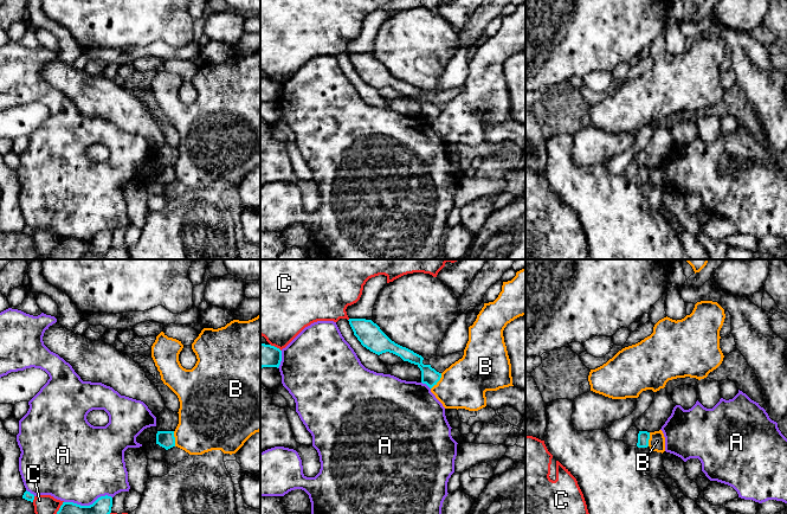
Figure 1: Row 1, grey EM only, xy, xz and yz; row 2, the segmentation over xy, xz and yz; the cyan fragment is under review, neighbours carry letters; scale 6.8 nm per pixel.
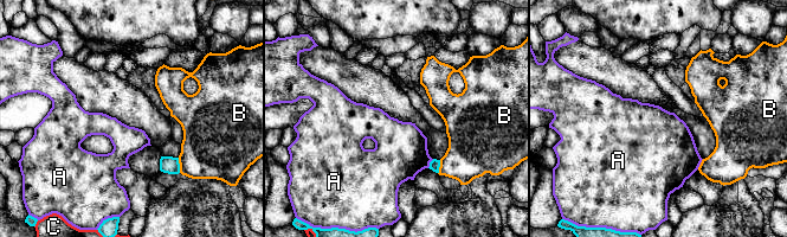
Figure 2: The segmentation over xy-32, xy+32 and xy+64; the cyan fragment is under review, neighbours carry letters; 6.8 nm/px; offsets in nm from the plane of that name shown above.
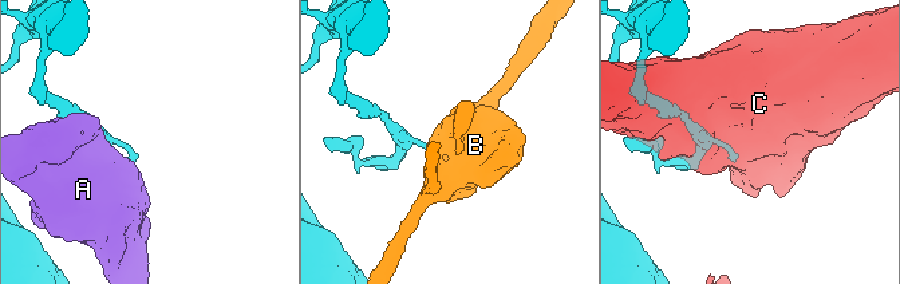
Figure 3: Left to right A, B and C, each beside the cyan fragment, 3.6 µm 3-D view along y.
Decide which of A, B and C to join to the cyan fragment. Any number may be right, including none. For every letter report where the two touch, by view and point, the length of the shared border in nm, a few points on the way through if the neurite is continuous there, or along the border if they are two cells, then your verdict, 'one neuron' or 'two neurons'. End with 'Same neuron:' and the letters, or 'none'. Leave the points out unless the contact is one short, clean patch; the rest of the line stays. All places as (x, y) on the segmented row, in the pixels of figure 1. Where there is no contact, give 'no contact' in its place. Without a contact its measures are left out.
A: xy (88, 506) | 340 nm | two neurons
B: xz (438, 380) | 130 nm | along xz (442, 373), (442, 377), (431, 389) | two neurons
C: xy (33, 499) | 40 nm | two neurons
Same neuron: none

